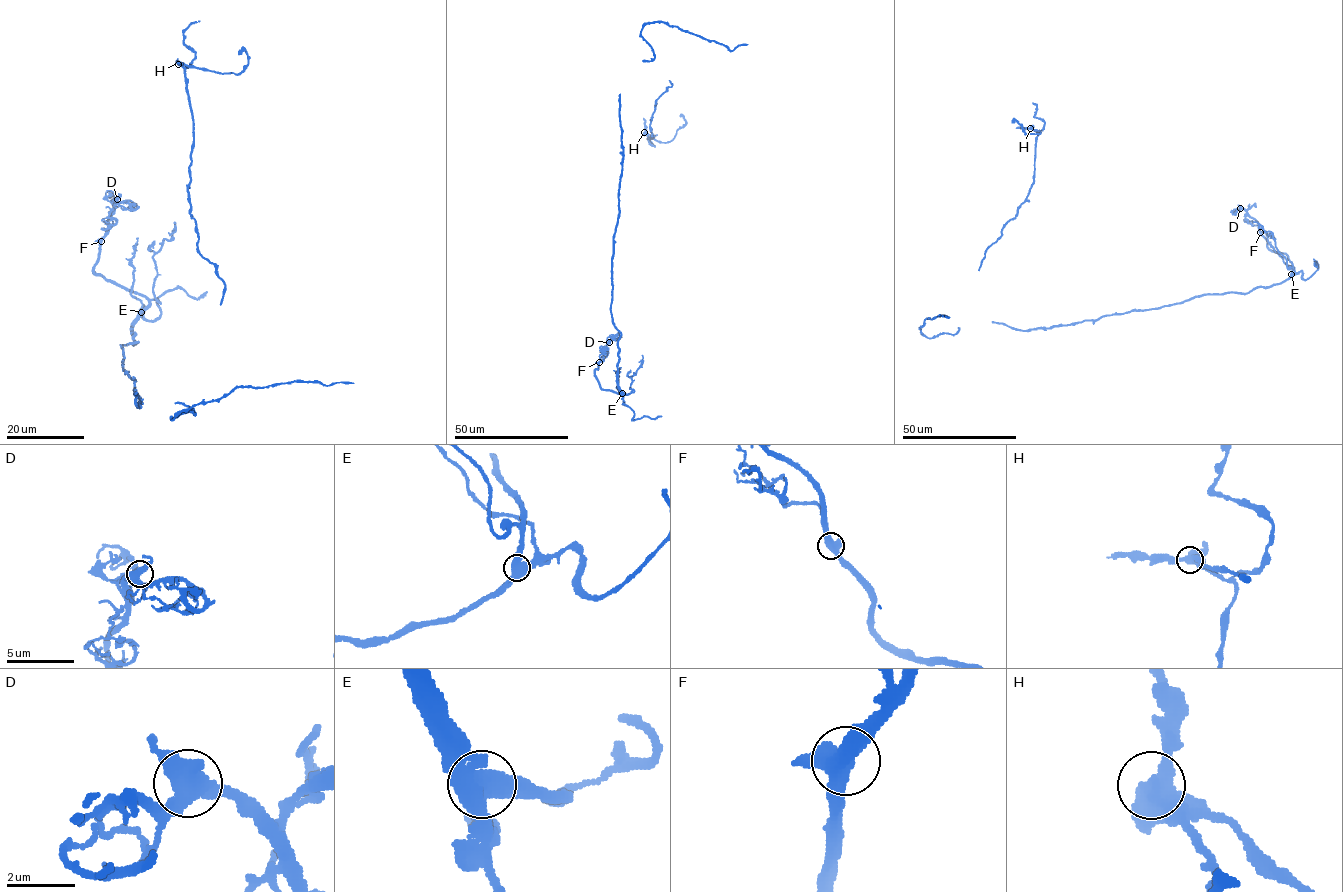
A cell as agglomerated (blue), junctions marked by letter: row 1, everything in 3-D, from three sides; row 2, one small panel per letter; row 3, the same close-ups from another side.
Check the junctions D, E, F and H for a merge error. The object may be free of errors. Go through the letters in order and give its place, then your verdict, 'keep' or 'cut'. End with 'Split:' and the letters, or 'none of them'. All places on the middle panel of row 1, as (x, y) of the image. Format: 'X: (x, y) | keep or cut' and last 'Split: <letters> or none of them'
D: (609, 342) | keep
E: (622, 393) | keep
F: (599, 362) | keep
H: (644, 132) | keep
Split: none of them

